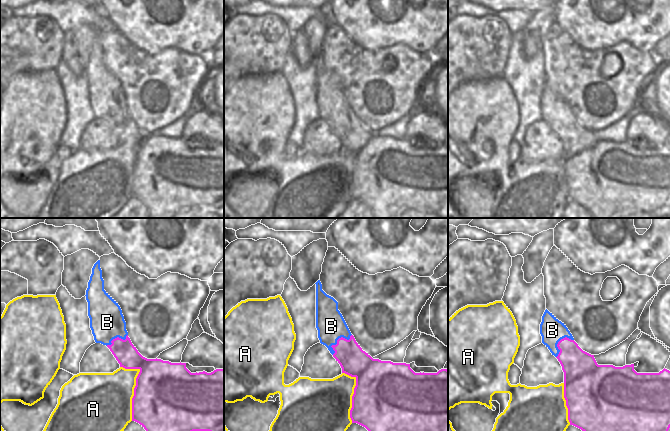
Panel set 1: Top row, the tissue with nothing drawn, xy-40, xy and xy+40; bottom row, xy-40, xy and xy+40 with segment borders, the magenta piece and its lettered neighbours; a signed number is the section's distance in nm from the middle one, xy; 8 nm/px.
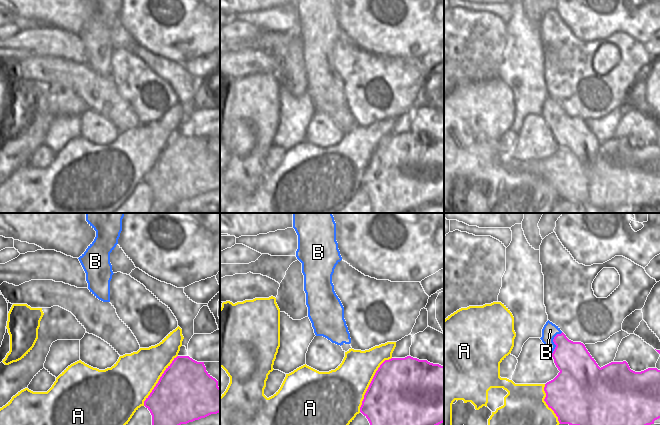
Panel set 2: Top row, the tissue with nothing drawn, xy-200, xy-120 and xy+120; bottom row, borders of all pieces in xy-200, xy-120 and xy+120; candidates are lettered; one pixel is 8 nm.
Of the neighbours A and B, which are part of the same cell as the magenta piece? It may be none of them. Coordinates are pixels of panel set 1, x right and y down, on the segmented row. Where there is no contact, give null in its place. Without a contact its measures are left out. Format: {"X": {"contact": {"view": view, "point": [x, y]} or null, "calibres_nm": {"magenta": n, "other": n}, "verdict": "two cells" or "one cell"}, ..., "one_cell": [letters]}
{"A": {"contact": {"view": "xy-40", "point": [135, 386]}, "calibres_nm": {"magenta": 500, "other": 400}, "verdict": "two cells"}, "B": {"contact": {"view": "xy", "point": [337, 340]}, "calibres_nm": {"magenta": 240, "other": 240}, "verdict": "two cells"}, "one_cell": []}

